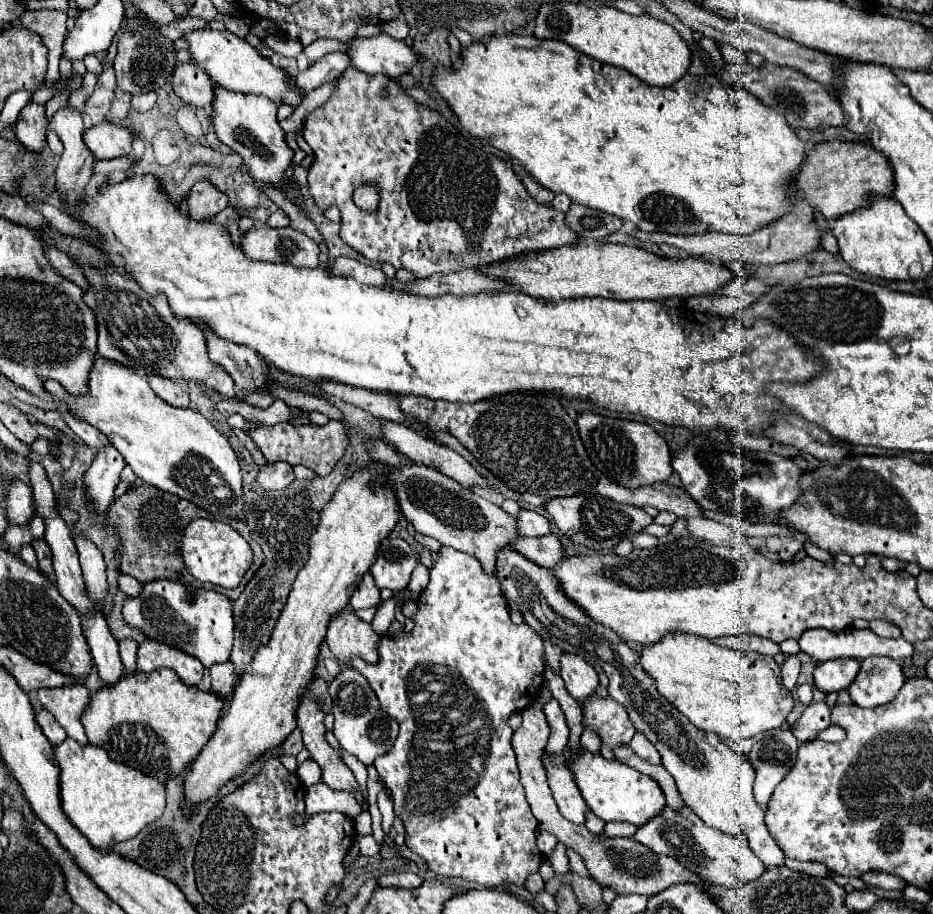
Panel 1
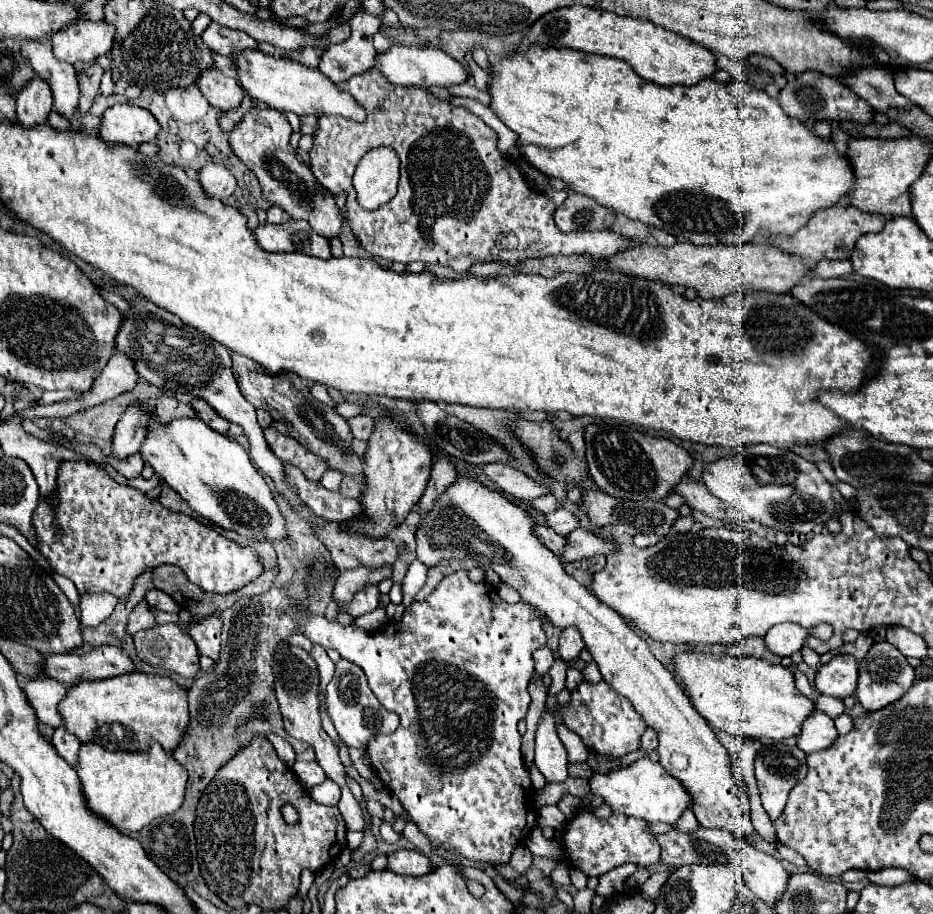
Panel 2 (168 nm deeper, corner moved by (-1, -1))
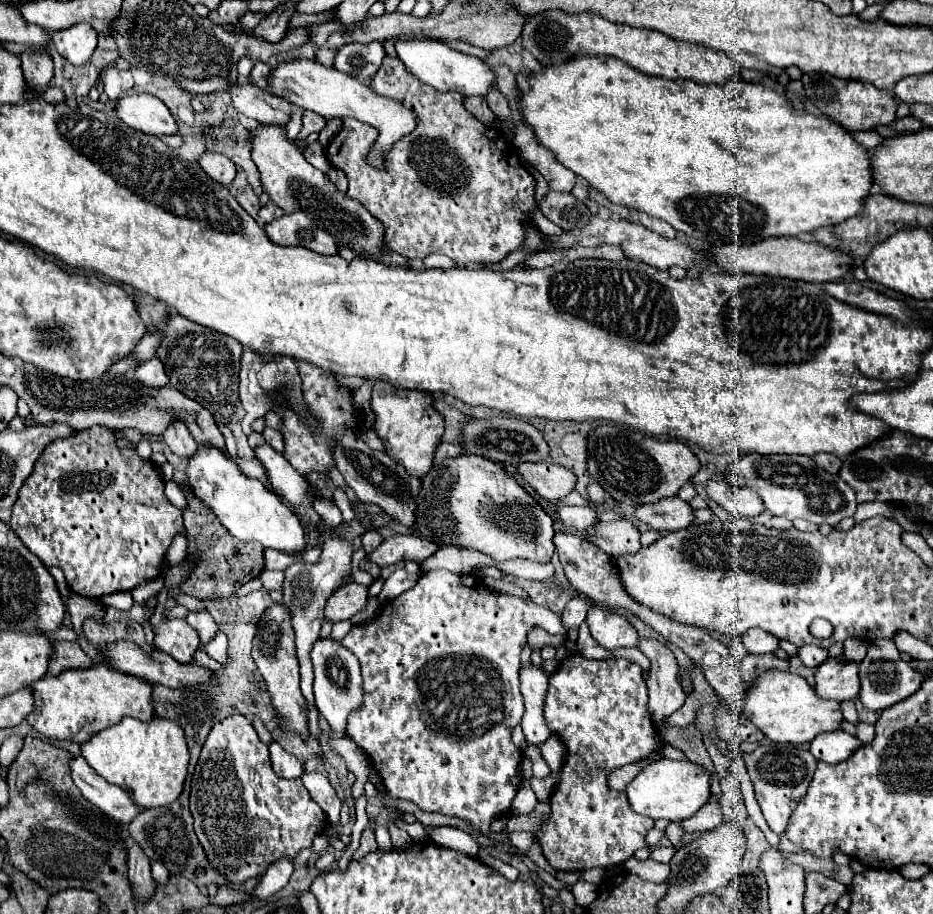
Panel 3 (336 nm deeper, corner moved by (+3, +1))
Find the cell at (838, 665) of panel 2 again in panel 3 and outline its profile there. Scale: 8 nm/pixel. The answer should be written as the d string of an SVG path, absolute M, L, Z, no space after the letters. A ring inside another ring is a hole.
M828 658L816 668L814 690L826 700L854 700L860 694L858 664L842 658Z

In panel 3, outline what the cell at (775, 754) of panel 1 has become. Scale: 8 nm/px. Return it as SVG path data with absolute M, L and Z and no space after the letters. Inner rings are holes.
M762 744L754 752L744 754L744 764L754 782L756 800L764 812L764 818L766 818L770 830L774 834L784 834L796 804L802 800L802 796L808 790L808 784L812 782L812 776L814 776L816 764L818 764L816 758L806 748L788 752L786 748L782 748L778 744Z

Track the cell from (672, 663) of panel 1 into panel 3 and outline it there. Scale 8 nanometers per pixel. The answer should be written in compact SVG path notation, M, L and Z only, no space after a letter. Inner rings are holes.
M780 670L762 674L756 684L746 690L744 710L748 720L752 720L770 740L780 744L810 744L818 734L840 730L844 722L840 702L820 698L802 676Z

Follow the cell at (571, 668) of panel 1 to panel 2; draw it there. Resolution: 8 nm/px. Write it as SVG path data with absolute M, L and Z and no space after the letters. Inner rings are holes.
M568 628L560 634L560 646L558 646L558 656L566 662L572 664L574 660L580 658L580 652L584 648L582 636L580 632L576 632L576 628Z

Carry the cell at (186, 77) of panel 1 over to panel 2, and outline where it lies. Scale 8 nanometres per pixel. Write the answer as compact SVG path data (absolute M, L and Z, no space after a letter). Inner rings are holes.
M206 68L196 78L196 86L214 108L224 112L236 108L244 96L244 90L240 88L238 80L216 68Z

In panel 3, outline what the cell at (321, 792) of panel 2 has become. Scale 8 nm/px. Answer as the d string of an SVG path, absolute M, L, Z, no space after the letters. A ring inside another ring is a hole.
M304 772L302 776L302 782L304 786L308 788L310 796L320 804L320 808L324 810L326 818L330 824L338 824L340 820L340 808L342 808L342 802L336 794L336 790L332 788L332 784L328 782L328 778L320 772Z

